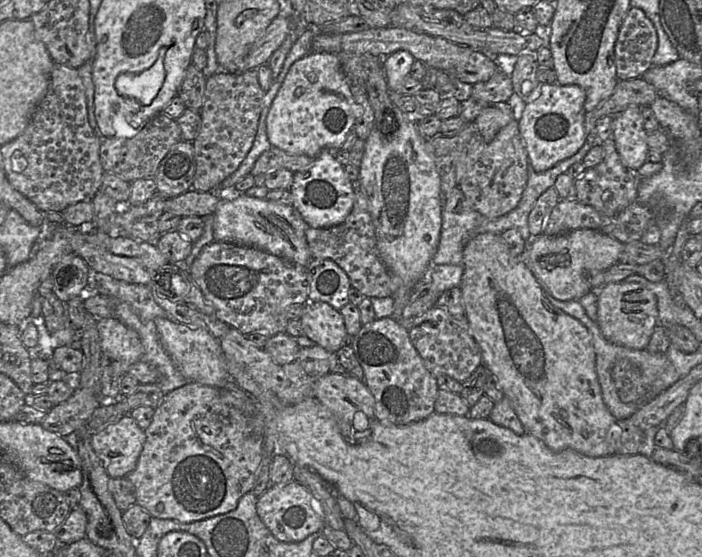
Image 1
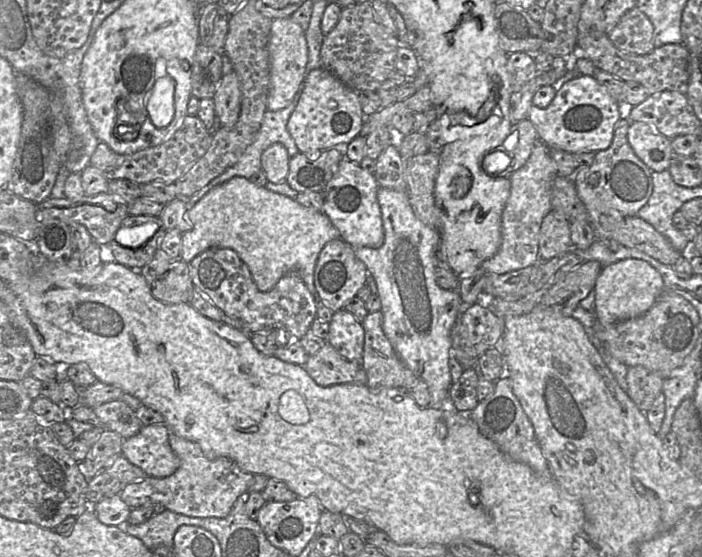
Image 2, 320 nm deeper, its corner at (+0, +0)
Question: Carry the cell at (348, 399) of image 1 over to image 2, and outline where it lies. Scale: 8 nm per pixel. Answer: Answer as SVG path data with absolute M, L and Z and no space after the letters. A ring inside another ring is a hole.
M327 342L315 354L308 355L303 367L320 386L367 384L367 376L360 362L346 359Z

